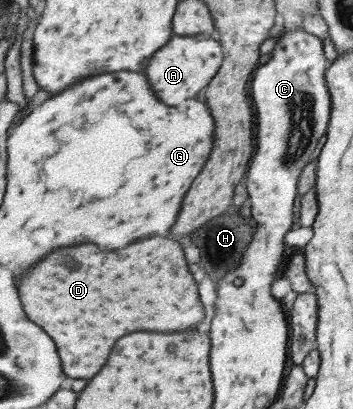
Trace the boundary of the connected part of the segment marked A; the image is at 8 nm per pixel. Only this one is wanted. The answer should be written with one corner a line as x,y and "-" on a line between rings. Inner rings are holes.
199,34
199,36
181,36
175,35
171,42
165,45
165,48
157,50
153,54
153,60
149,60
149,66
145,68
145,74
149,78
151,88
155,90
157,98
165,100
167,104
173,104
177,98
179,102
195,96
207,86
211,79
217,74
222,65
222,48
217,40

